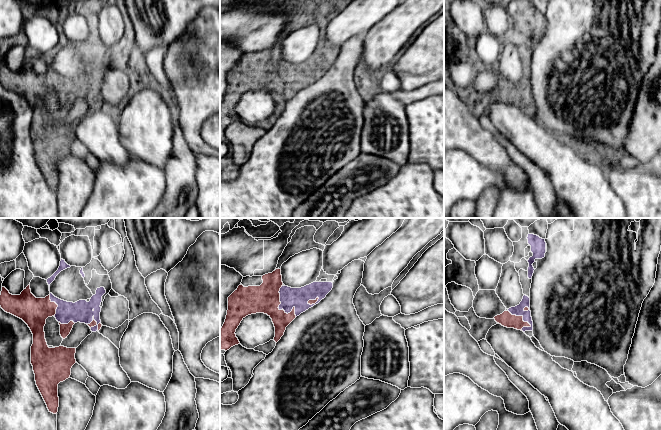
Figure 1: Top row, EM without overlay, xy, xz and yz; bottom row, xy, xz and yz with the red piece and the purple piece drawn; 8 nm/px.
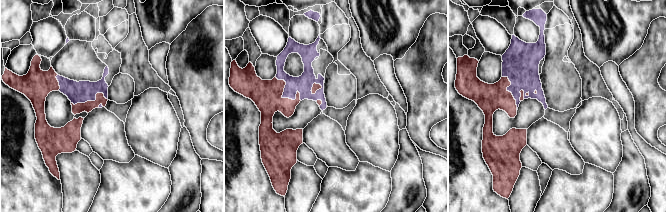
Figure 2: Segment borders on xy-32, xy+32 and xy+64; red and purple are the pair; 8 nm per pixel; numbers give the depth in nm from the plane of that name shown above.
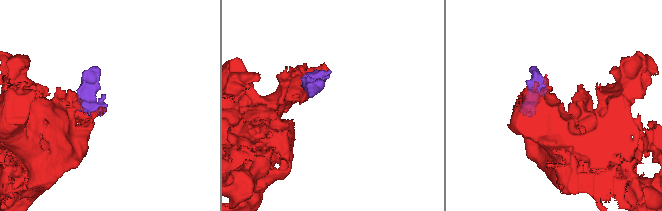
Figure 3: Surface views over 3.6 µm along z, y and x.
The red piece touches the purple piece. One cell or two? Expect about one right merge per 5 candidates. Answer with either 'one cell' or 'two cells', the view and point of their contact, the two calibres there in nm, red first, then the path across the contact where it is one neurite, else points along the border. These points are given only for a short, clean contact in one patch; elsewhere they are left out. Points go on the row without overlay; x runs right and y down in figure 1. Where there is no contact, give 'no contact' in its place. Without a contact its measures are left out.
one cell; meets red in xz at (278, 84); 220 nm thick on the red side, 160 nm on the other

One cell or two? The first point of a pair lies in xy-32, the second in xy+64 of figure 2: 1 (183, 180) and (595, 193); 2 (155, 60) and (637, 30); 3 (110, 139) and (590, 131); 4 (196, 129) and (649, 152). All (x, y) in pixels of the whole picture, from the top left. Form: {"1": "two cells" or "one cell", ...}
{"1": "two cells", "2": "two cells", "3": "two cells", "4": "two cells"}

